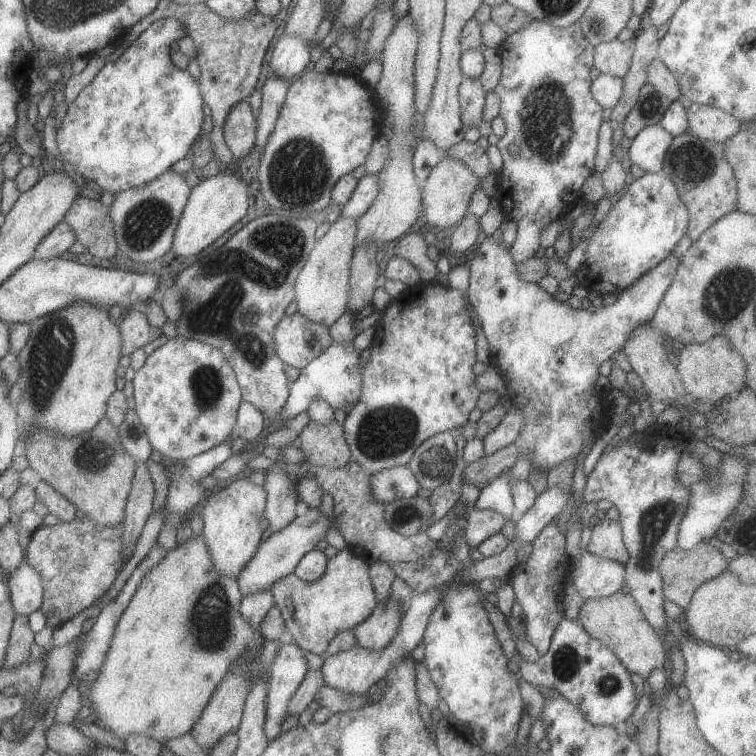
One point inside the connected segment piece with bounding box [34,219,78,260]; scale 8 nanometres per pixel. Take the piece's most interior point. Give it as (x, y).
(59, 240)

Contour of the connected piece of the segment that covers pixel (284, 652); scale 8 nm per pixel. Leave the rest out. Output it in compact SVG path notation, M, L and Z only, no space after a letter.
M283 636L279 639L280 650L274 656L274 664L270 668L270 682L267 694L266 720L264 734L269 741L280 736L282 723L288 716L290 700L308 672L309 664L304 658L307 652L291 638Z

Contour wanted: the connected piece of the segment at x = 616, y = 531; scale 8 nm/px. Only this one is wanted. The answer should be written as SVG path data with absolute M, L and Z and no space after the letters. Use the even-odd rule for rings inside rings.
M607 517L600 519L593 526L587 547L588 552L625 565L630 555L628 550L626 550L622 535L623 532L619 520L611 520Z

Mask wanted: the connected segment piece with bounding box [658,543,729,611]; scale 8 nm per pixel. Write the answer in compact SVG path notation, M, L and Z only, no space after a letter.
M701 543L690 550L680 547L670 550L670 552L662 558L662 562L660 562L660 566L658 566L658 570L660 570L660 574L662 574L665 600L674 602L674 604L677 604L685 611L690 606L696 589L706 581L723 574L728 568L729 562L726 560L726 556L722 554L721 549L710 545L710 543Z

